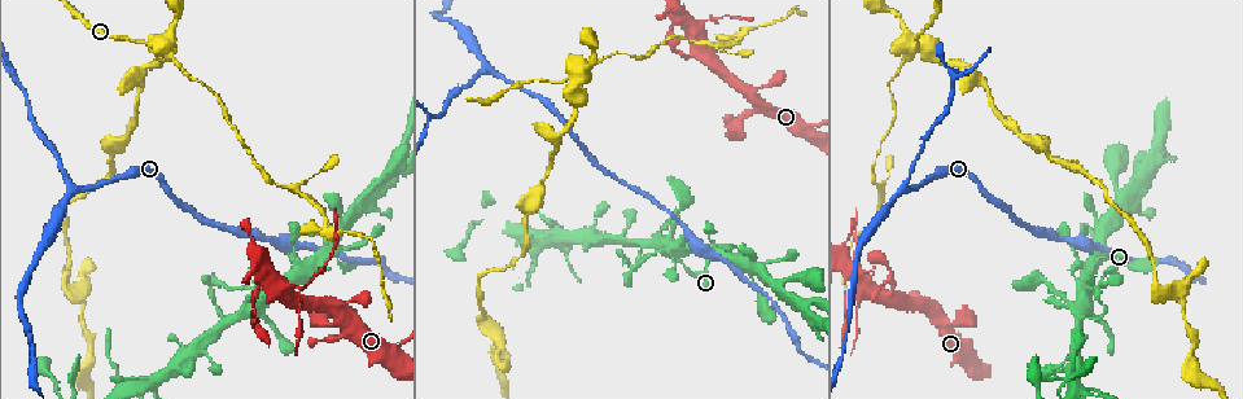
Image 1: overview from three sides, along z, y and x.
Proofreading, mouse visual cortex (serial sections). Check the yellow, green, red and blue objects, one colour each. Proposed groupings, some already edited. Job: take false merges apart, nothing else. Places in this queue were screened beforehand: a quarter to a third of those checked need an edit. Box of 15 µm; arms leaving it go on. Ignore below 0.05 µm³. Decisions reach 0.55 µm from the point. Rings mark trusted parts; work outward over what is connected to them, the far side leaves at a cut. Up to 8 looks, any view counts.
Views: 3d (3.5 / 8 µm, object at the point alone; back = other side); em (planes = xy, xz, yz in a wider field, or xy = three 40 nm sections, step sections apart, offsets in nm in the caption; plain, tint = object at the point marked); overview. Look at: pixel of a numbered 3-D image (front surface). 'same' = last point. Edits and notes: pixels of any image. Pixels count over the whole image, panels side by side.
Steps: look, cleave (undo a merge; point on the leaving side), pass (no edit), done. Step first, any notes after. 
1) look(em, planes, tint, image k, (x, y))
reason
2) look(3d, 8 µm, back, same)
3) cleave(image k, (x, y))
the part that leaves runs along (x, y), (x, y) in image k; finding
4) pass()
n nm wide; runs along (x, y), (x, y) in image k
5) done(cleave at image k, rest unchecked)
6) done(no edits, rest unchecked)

look(3d, 3.5 µm, image 1, (704, 23))
sharp bend

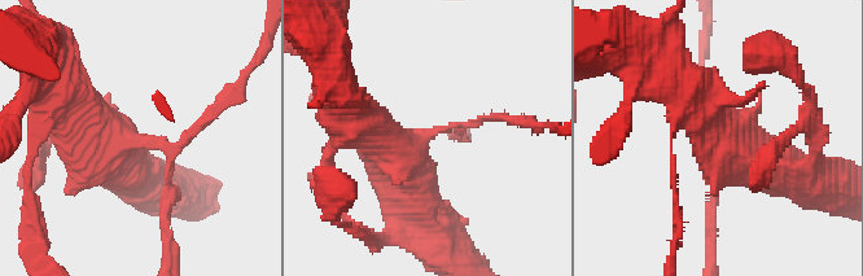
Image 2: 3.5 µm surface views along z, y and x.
look(em, xy, step 1, tint, image 2, (133, 139))

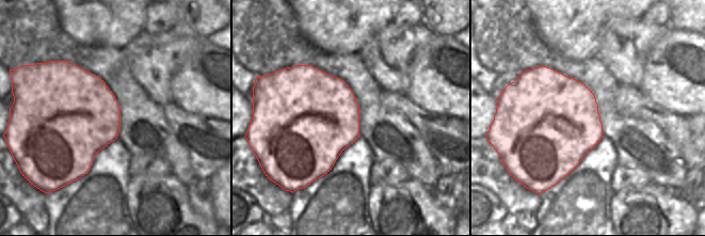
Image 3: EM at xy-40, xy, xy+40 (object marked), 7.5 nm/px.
pass()
runs along (797, 176), (754, 165), (684, 84) in image 2; one cell here

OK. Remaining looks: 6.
look(em, xy, step 1, tint, image 1, (901, 59))
calibre changes

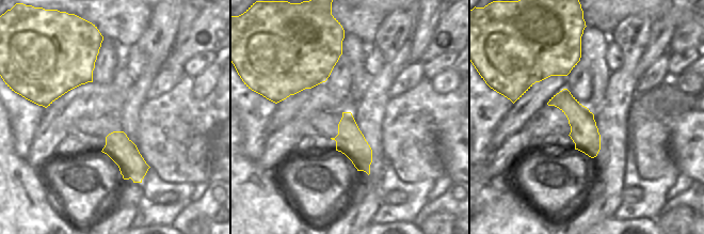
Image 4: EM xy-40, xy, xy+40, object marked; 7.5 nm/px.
look(3d, 3.5 µm, same)
see where the arms go

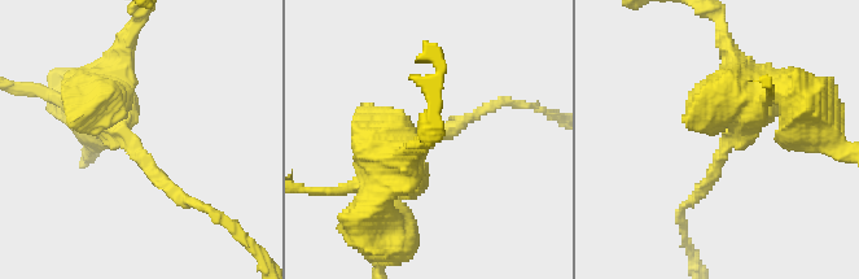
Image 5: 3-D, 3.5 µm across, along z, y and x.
cleave(image 5, (362, 126))
arms of 150, 500 nm; the part that leaves runs along (368, 181), (380, 264) in image 5; a second cell is stuck on

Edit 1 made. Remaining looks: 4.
look(3d, 3.5 µm, back, image 1, (75, 191))
a fork

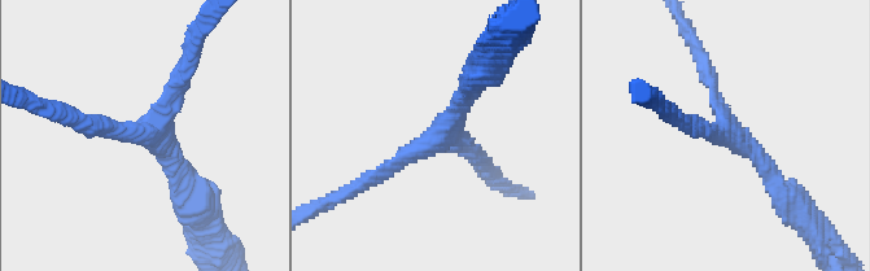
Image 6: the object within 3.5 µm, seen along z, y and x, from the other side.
look(em, xy, step 3, tint, image 6, (438, 136))
shape alone is not enough

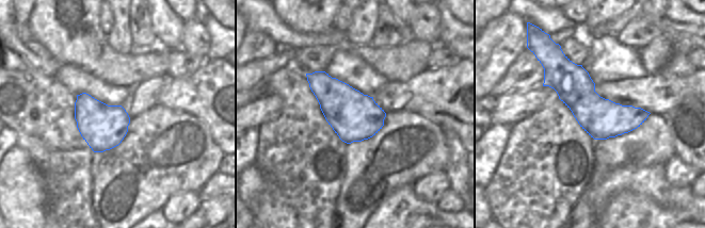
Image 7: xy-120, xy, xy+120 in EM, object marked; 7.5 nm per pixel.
look(em, xy, step 2, tint, same)

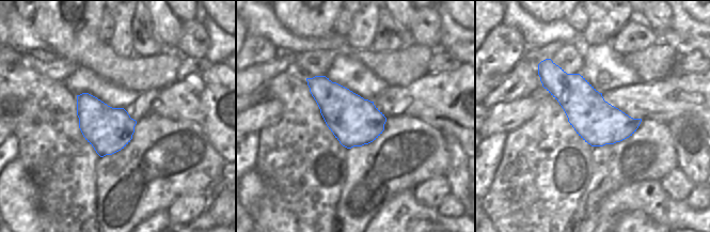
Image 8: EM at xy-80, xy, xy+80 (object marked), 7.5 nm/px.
pass()
all the same cell

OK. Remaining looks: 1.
done(cleave at image 5, rest unchecked)

